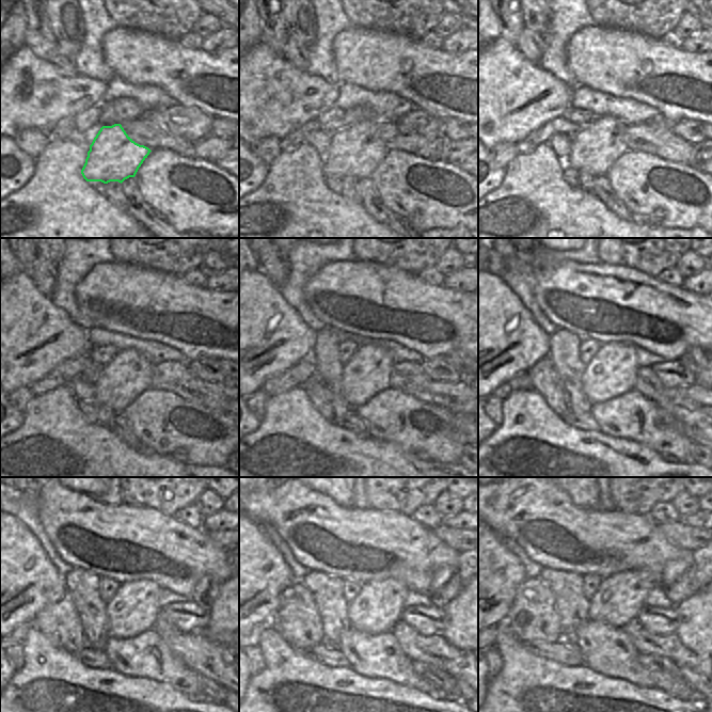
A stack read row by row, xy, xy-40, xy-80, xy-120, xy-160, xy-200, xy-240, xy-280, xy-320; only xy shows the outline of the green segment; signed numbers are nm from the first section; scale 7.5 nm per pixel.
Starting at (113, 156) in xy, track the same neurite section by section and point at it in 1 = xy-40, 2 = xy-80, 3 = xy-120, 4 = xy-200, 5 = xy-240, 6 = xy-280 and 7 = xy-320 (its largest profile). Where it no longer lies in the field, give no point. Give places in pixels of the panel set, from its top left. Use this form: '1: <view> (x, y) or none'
1: xy-40 (354, 151)
2: xy-80 (594, 148)
3: xy-120 (128, 375)
4: xy-200 (612, 372)
5: xy-240 (133, 610)
6: xy-280 (377, 607)
7: xy-320 (619, 598)

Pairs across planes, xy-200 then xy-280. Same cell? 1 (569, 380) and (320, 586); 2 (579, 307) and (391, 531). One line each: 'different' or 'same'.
1: same
2: same

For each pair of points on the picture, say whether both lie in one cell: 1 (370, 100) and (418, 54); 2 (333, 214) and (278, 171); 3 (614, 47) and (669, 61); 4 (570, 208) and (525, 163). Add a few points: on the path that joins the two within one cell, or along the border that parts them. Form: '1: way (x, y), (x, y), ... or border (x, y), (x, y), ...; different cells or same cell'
1: border (356, 85), (372, 91), (391, 91), (405, 98); different cells
2: way (319, 212), (291, 185); same cell
3: way (628, 57), (649, 57), (655, 61); same cell
4: way (559, 198), (536, 174); same cell

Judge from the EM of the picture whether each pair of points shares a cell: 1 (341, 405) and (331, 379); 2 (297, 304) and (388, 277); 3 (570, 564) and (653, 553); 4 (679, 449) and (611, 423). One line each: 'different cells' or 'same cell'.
1: same cell
2: different cells
3: same cell
4: same cell

